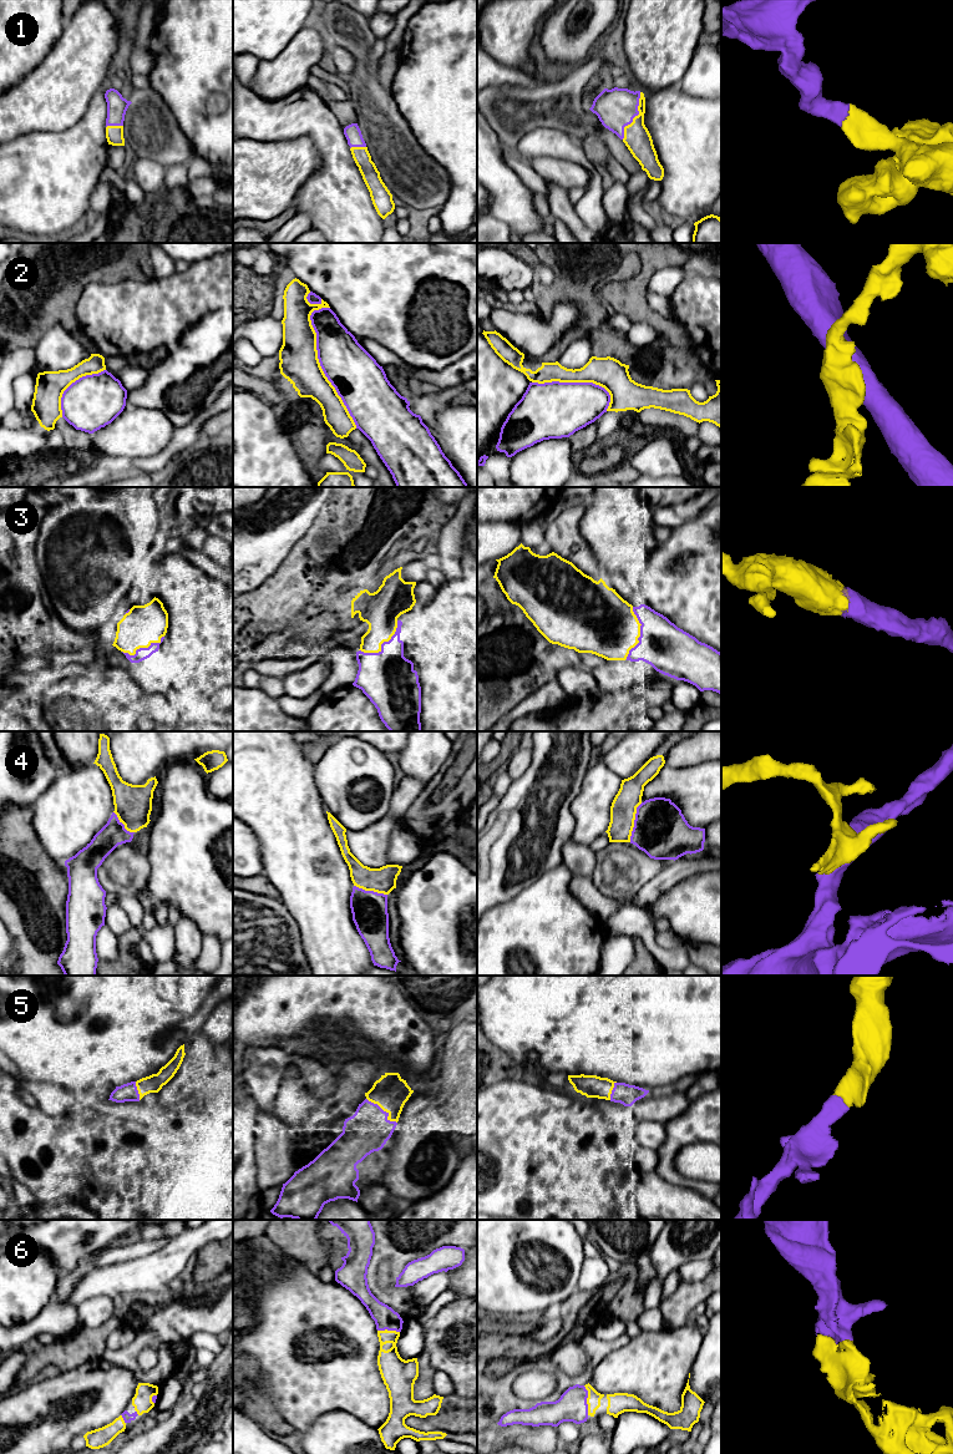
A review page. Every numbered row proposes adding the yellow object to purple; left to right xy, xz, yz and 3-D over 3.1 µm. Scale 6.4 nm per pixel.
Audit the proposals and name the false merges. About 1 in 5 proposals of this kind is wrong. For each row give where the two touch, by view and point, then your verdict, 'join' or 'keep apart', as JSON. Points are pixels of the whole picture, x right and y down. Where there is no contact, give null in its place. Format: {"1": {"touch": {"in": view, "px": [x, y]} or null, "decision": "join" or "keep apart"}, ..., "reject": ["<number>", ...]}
{"1": {"touch": {"in": "yz", "px": [635, 115]}, "decision": "join"}, "2": {"touch": {"in": "xz", "px": [320, 365]}, "decision": "keep apart"}, "3": {"touch": {"in": "xz", "px": [381, 644]}, "decision": "join"}, "4": {"touch": {"in": "yz", "px": [634, 822]}, "decision": "join"}, "5": {"touch": {"in": "xz", "px": [383, 1110]}, "decision": "join"}, "6": {"touch": {"in": "yz", "px": [586, 1401]}, "decision": "join"}, "reject": ["2"]}

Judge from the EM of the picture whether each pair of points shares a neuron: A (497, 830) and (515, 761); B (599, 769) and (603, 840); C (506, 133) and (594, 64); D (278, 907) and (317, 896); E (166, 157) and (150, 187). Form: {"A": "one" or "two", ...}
{"A": "two", "B": "two", "C": "one", "D": "two", "E": "two"}

